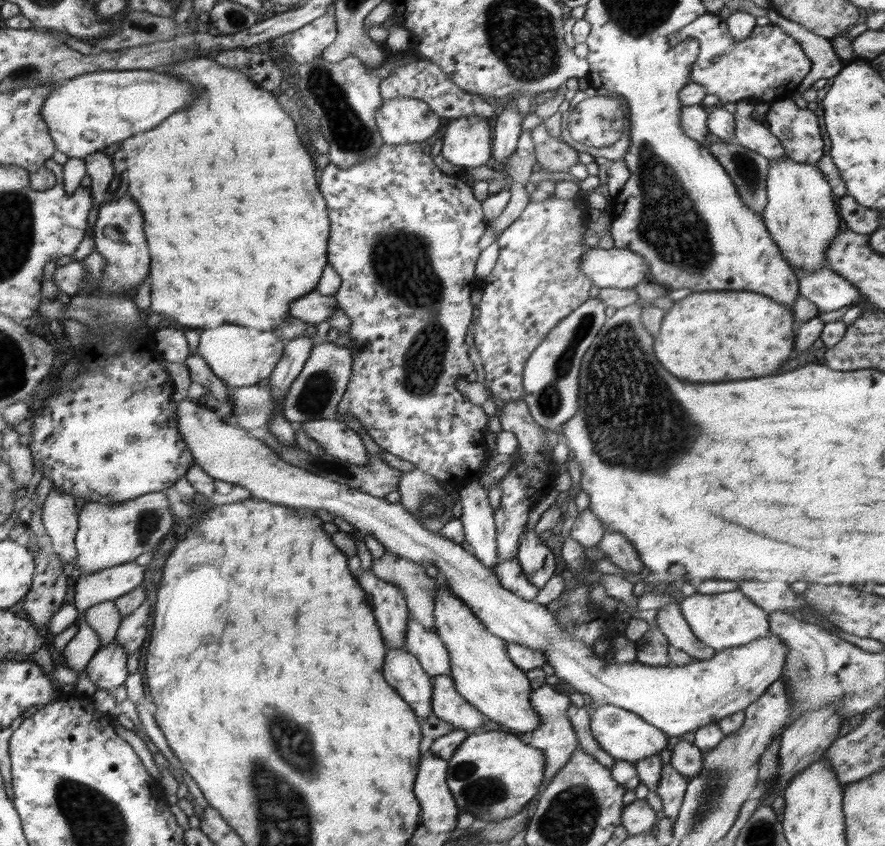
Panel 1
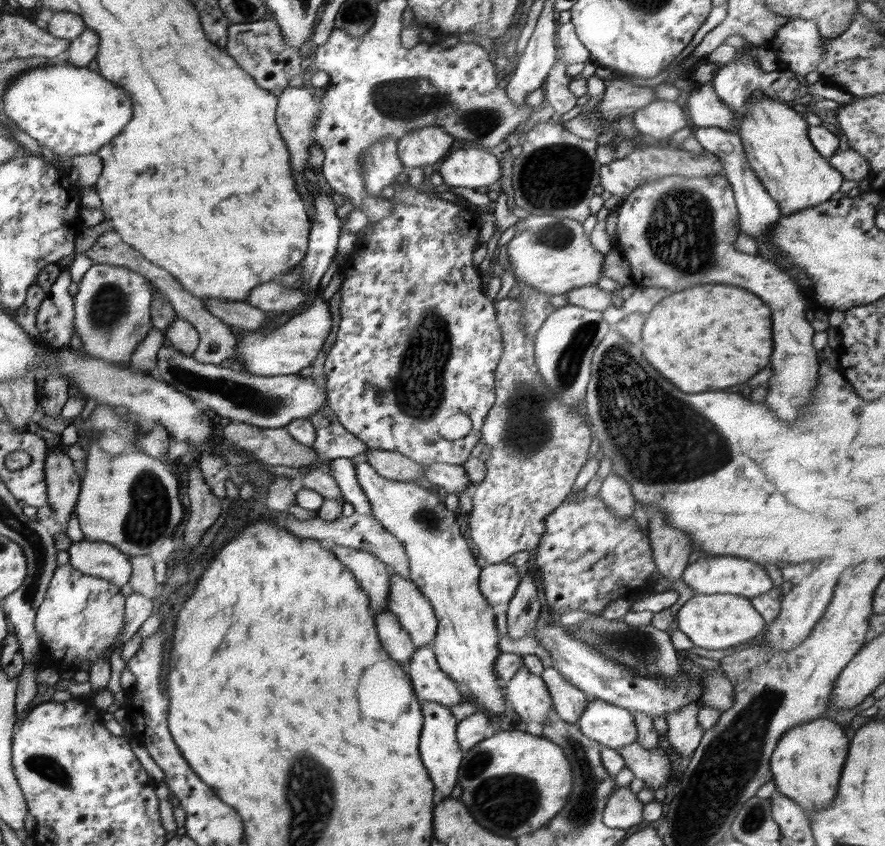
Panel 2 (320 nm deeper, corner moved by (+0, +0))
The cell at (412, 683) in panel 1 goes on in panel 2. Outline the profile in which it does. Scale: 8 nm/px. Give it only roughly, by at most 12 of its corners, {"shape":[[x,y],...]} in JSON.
{"shape":[[389,610],[374,617],[382,648],[406,666],[417,649]]}

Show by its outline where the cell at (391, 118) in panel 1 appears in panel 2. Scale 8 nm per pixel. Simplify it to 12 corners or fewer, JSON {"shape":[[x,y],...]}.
{"shape":[[442,128],[410,131],[397,141],[404,167],[440,160],[454,138]]}

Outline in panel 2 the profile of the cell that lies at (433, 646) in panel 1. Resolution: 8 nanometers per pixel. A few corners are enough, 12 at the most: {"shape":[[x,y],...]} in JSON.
{"shape":[[391,570],[388,610],[416,648],[431,645],[439,621],[411,579]]}

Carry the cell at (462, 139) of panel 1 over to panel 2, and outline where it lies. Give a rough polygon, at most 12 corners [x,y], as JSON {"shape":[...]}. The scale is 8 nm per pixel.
{"shape":[[467,144],[444,159],[450,186],[478,189],[501,178],[499,158]]}

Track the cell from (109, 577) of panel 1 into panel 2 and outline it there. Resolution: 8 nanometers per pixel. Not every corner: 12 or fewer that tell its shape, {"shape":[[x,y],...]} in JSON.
{"shape":[[72,541],[69,563],[121,587],[132,565],[107,542]]}

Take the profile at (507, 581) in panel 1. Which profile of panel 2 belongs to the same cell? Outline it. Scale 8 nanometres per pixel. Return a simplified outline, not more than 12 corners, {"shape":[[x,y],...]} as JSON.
{"shape":[[506,561],[481,570],[488,605],[509,605],[521,569]]}

